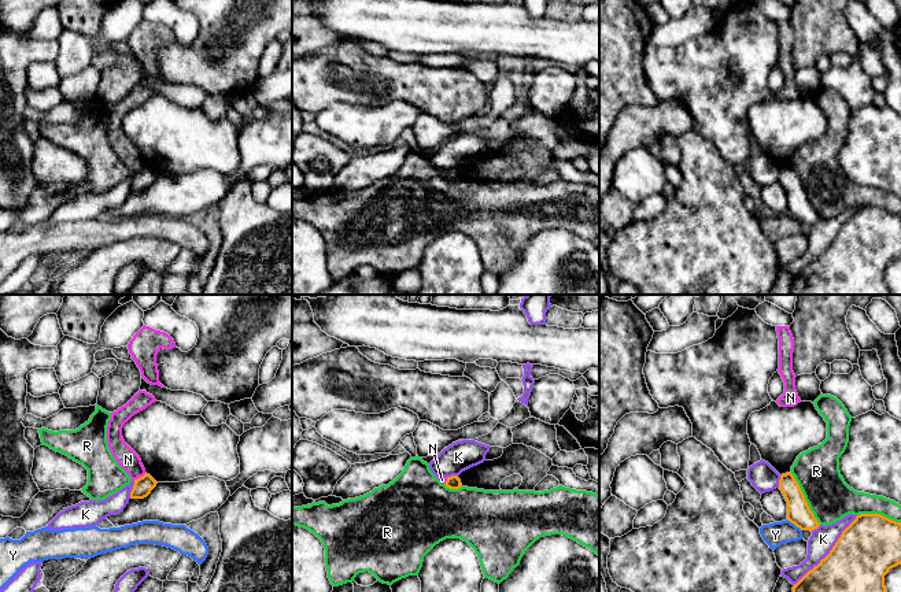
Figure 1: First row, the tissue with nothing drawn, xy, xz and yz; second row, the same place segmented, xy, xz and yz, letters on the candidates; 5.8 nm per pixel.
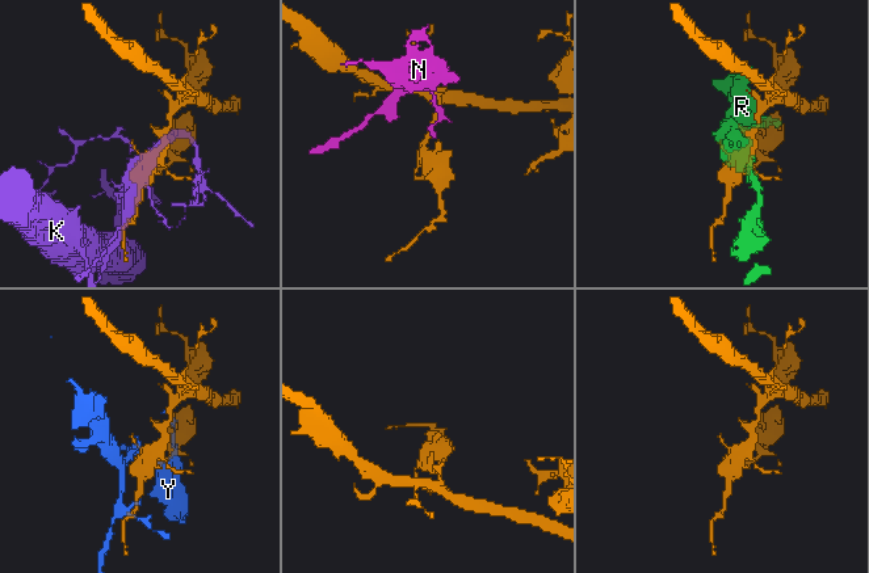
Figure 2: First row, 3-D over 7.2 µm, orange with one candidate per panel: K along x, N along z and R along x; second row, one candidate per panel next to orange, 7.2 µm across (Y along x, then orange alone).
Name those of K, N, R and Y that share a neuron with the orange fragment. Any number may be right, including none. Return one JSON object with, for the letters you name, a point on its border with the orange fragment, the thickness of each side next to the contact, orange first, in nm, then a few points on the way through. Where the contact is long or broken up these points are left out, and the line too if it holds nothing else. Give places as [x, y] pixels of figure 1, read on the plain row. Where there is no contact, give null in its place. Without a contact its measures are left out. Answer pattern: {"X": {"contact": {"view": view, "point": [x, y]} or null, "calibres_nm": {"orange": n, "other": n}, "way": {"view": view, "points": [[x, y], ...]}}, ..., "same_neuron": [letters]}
{"same_neuron": []}

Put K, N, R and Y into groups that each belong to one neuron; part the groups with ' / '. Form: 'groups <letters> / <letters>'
groups K / N / R / Y

